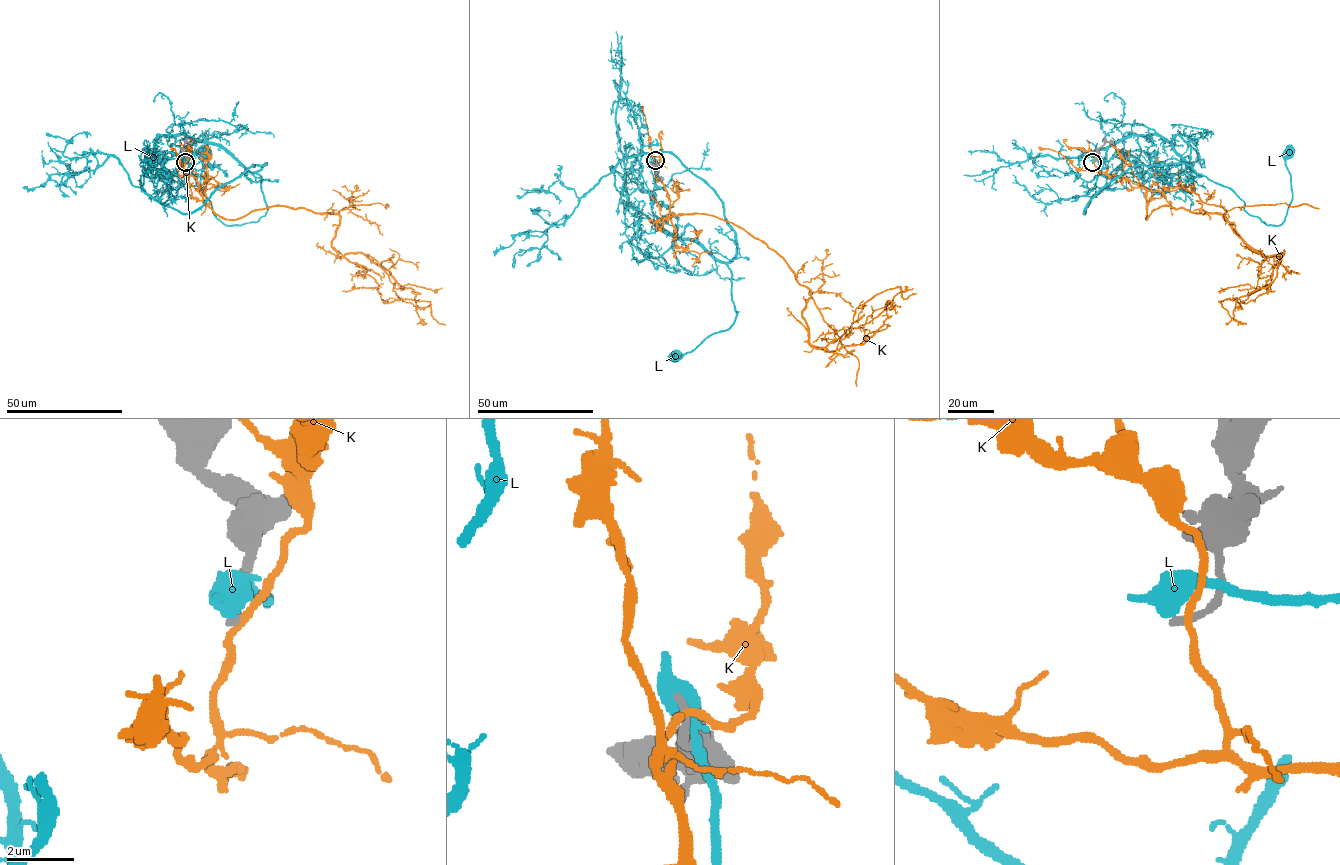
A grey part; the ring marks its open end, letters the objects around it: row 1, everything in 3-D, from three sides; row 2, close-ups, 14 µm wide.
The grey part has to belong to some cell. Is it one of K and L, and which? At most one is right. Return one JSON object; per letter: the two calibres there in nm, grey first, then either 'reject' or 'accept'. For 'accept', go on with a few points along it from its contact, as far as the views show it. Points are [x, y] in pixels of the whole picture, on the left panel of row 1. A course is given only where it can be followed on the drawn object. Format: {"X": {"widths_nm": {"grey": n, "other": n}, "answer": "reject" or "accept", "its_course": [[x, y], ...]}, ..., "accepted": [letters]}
{"K": {"widths_nm": {"grey": 280, "other": 200}, "answer": "reject"}, "L": {"widths_nm": {"grey": 240, "other": 460}, "answer": "reject"}, "accepted": []}

